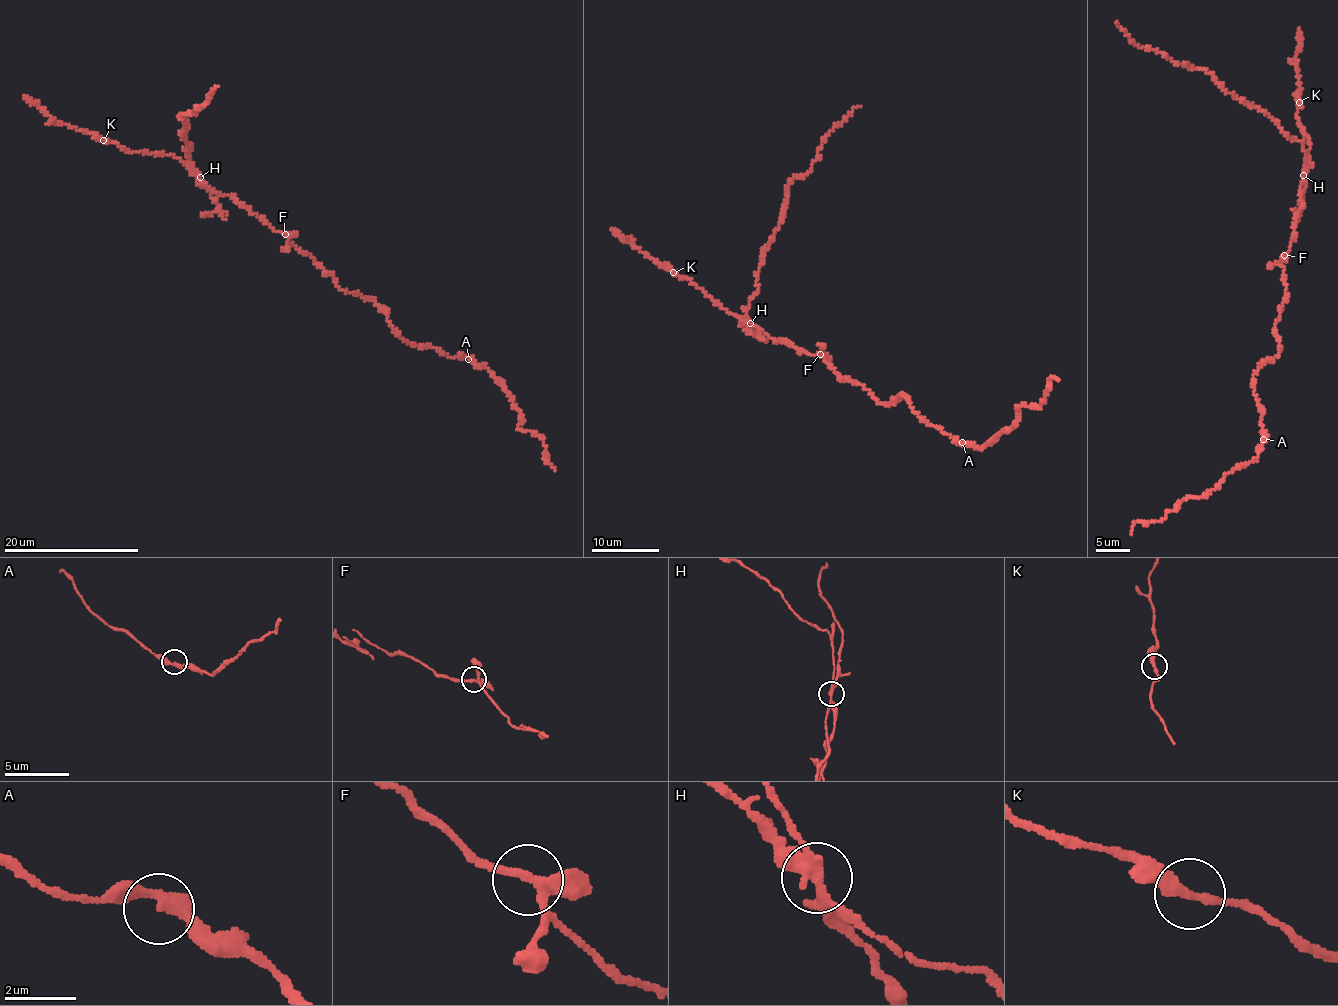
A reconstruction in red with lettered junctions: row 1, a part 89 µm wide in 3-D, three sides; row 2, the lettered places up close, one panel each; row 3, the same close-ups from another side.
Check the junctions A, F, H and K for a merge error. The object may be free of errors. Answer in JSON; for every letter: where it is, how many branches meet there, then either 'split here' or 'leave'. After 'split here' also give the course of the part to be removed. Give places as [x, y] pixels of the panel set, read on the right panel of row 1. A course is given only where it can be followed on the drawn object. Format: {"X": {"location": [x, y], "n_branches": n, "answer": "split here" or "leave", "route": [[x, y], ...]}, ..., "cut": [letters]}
{"A": {"location": [1263, 439], "n_branches": 2, "answer": "leave"}, "F": {"location": [1284, 255], "n_branches": 3, "answer": "leave"}, "H": {"location": [1303, 175], "n_branches": 3, "answer": "split here", "route": [[1304, 176], [1300, 141], [1268, 115], [1221, 86], [1208, 72], [1145, 49], [1115, 22]]}, "K": {"location": [1299, 102], "n_branches": 2, "answer": "leave"}, "cut": ["H"]}

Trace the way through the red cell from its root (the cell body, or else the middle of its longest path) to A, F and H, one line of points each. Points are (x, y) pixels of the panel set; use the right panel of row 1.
A: (1284, 279), (1287, 290), (1274, 331), (1281, 347), (1256, 370), (1252, 387), (1263, 412), (1263, 439)
F: (1284, 279), (1284, 255)
H: (1284, 279), (1283, 259), (1291, 245), (1303, 203), (1300, 191), (1304, 176)

